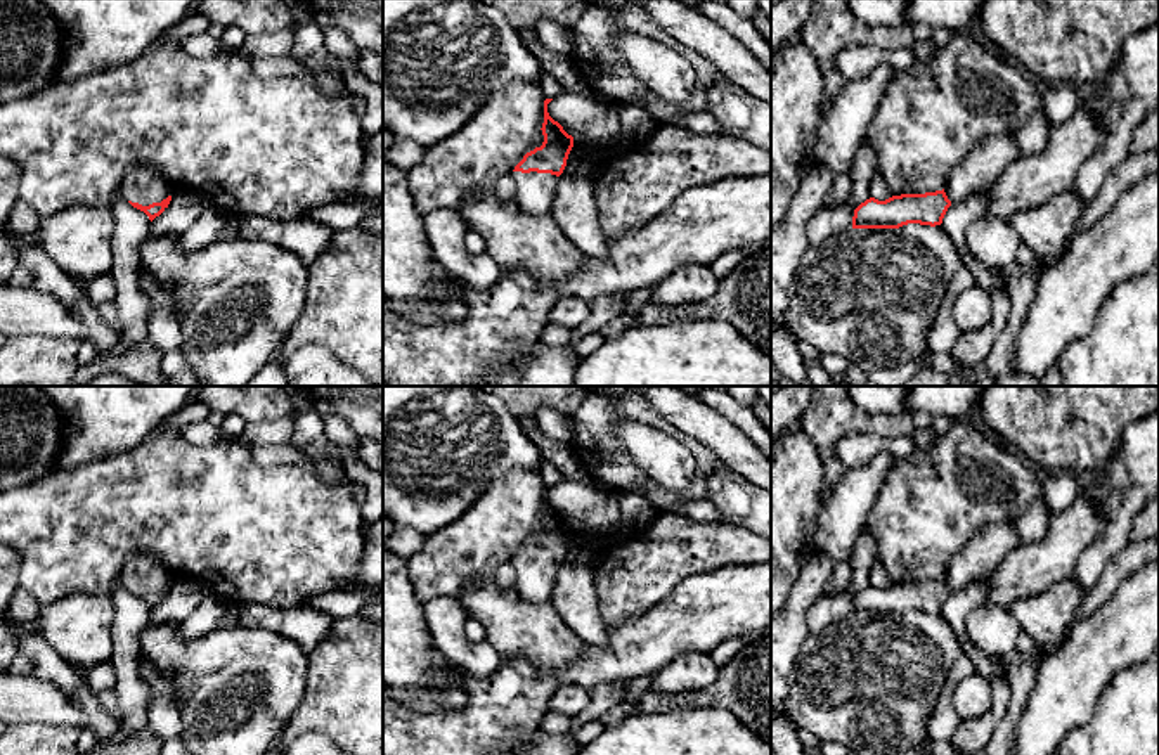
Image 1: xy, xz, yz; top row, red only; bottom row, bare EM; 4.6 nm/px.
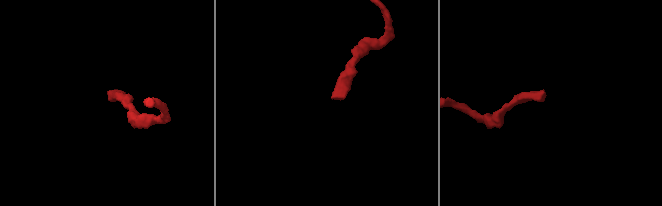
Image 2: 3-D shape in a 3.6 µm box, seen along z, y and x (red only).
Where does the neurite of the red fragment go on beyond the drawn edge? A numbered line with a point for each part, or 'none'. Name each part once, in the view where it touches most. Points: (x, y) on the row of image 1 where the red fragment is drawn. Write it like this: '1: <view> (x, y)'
1: xz (534, 191)

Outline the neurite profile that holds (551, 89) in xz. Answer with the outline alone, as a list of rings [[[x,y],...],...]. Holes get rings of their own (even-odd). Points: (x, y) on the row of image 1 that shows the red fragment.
[[[546,71],[541,74],[539,87],[544,99],[558,99],[563,95],[561,85]]]

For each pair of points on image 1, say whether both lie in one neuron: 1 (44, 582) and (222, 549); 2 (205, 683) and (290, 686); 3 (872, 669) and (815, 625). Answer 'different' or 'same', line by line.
1: same
2: same
3: different

